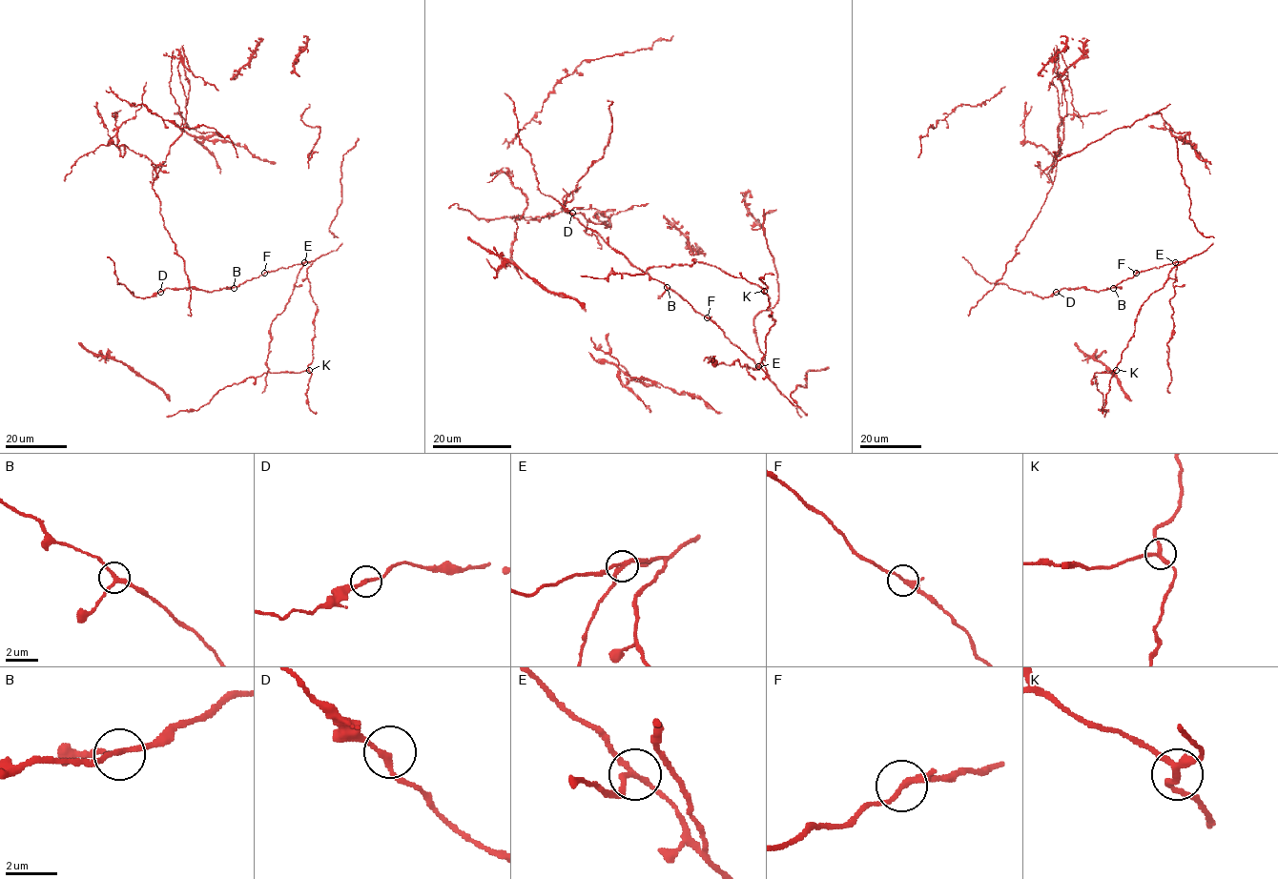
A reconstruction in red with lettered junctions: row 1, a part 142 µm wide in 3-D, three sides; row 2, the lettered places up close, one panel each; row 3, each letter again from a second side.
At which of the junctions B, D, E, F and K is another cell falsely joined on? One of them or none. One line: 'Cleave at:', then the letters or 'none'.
Cleave at: E

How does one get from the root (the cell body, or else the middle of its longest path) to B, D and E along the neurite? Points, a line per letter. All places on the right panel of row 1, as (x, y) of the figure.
B: (1091, 291), (1113, 288)
D: (1091, 291), (1063, 288), (1056, 292)
E: (1091, 291), (1111, 288), (1138, 272), (1175, 263)

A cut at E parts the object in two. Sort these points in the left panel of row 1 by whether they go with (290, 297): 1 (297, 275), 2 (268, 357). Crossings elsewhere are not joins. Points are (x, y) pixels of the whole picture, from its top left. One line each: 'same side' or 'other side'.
1: same side
2: same side

